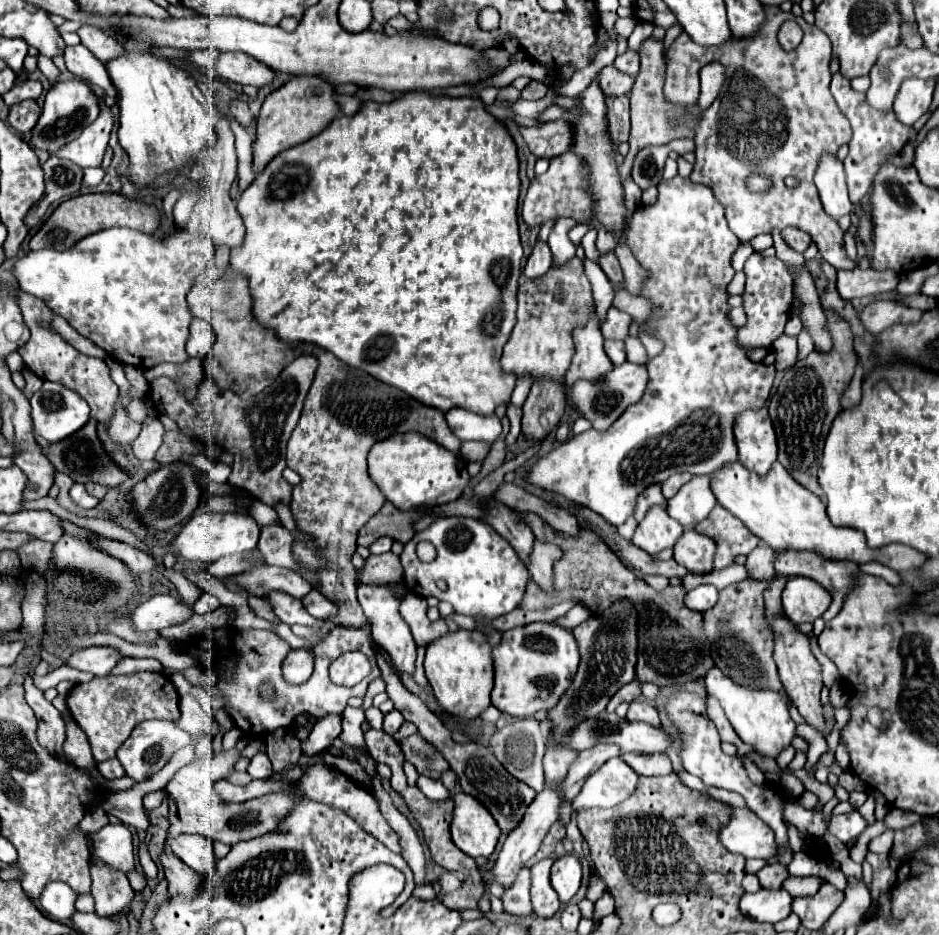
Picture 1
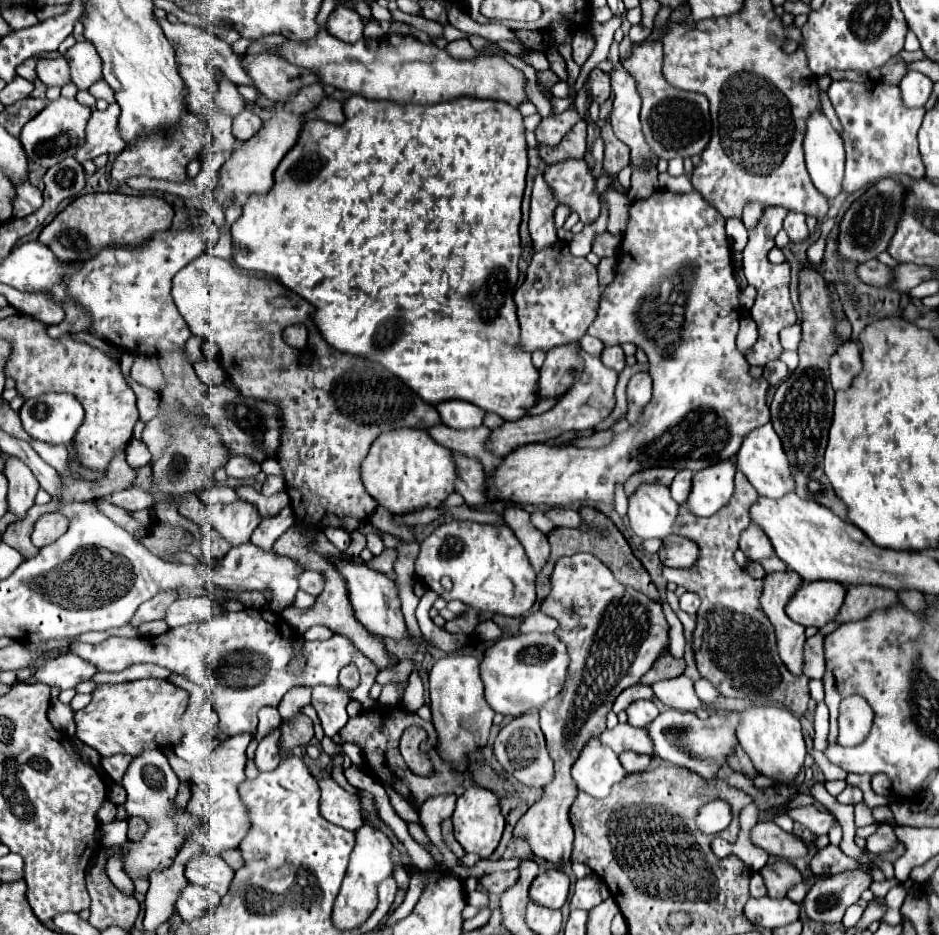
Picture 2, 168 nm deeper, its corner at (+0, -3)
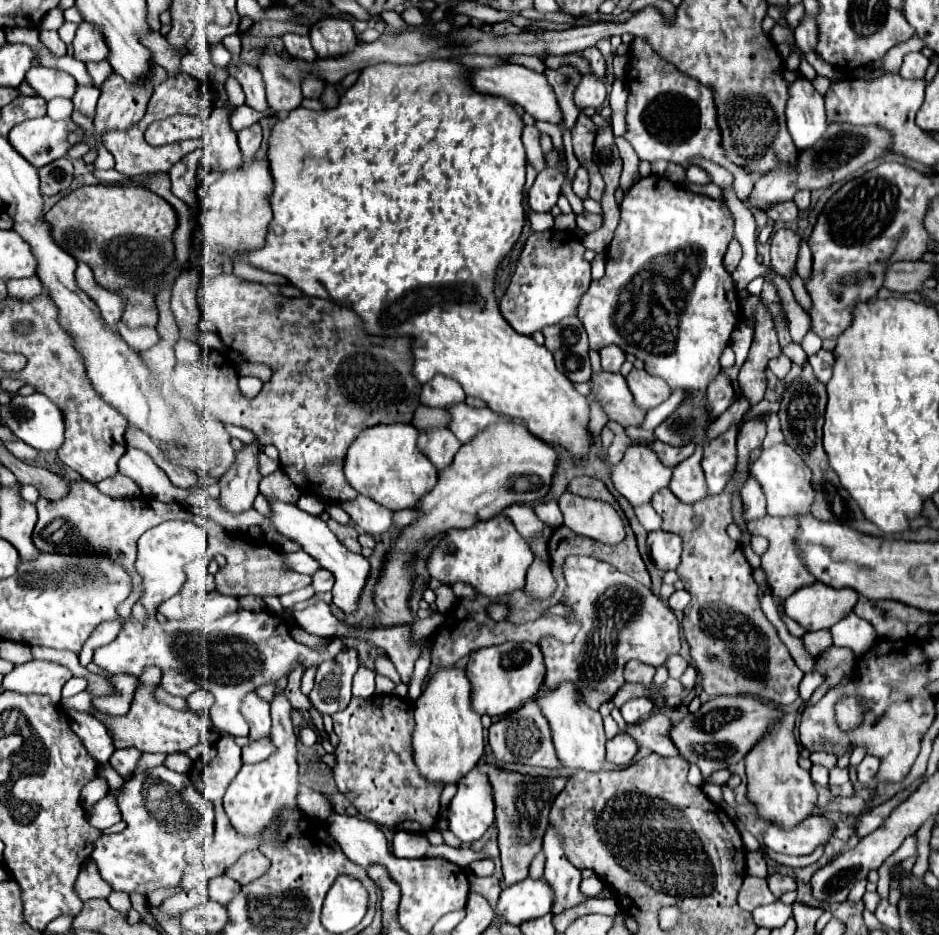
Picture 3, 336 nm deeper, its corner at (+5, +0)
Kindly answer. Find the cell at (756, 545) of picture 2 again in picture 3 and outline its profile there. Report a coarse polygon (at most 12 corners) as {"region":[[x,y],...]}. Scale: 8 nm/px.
{"region":[[750,476],[742,488],[744,524],[764,518],[766,498]]}

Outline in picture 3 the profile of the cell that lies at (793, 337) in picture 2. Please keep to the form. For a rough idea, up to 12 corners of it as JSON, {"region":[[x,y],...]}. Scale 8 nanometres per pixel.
{"region":[[790,342],[784,352],[792,362],[802,366],[806,354],[800,344]]}

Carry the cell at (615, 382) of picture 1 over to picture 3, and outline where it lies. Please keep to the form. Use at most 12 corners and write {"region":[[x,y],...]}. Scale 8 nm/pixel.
{"region":[[632,368],[626,382],[636,406],[652,410],[670,396],[668,386]]}

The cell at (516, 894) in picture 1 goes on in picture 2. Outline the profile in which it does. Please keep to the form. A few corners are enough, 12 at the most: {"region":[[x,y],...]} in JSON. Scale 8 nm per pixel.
{"region":[[493,871],[479,877],[481,887],[501,895],[517,881],[517,871]]}

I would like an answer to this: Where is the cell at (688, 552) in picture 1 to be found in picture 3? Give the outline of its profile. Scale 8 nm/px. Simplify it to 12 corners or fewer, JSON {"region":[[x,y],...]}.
{"region":[[650,532],[648,548],[658,570],[676,570],[682,538]]}

